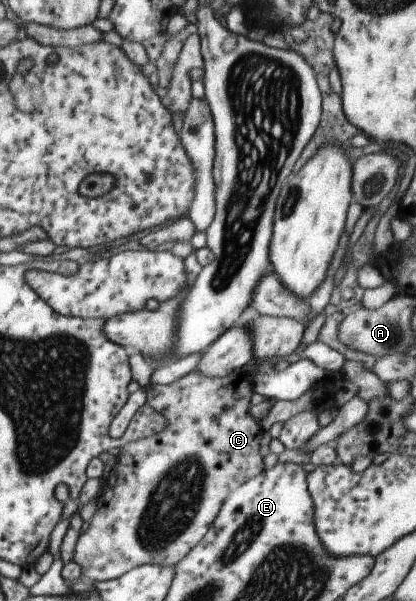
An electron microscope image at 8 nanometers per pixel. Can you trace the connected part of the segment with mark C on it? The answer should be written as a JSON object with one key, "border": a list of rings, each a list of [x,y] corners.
{"border":[[[242,369],[235,370],[233,373],[223,377],[214,378],[200,374],[199,370],[192,370],[181,379],[169,385],[151,383],[147,386],[146,403],[163,413],[166,419],[166,426],[159,433],[154,433],[148,438],[126,443],[120,447],[118,461],[106,478],[107,482],[105,485],[107,486],[104,487],[103,492],[95,499],[97,511],[91,519],[87,531],[78,537],[74,549],[73,560],[81,568],[82,579],[91,579],[95,583],[117,579],[124,573],[143,564],[161,564],[162,566],[175,567],[203,539],[230,491],[243,485],[248,479],[259,475],[264,470],[263,458],[259,452],[263,429],[259,421],[249,413],[249,408],[252,405],[250,397],[253,392],[252,375],[244,372]]]}

